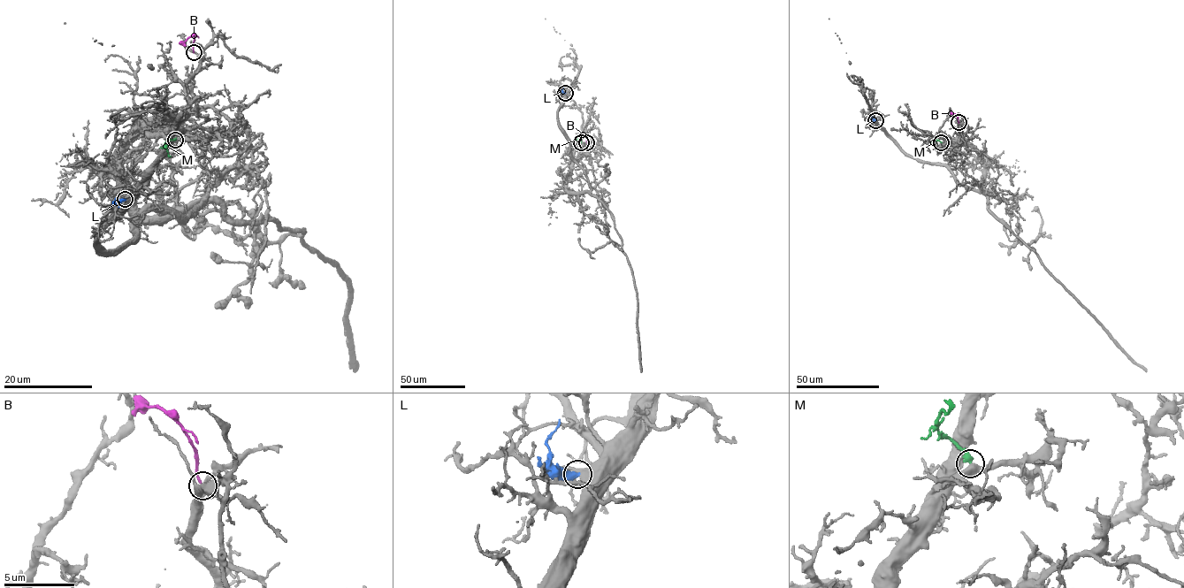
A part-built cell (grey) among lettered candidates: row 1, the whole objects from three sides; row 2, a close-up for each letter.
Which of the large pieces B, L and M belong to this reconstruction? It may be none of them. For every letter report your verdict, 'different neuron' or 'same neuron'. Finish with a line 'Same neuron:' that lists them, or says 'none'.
B: different neuron
L: different neuron
M: same neuron
Same neuron: M

